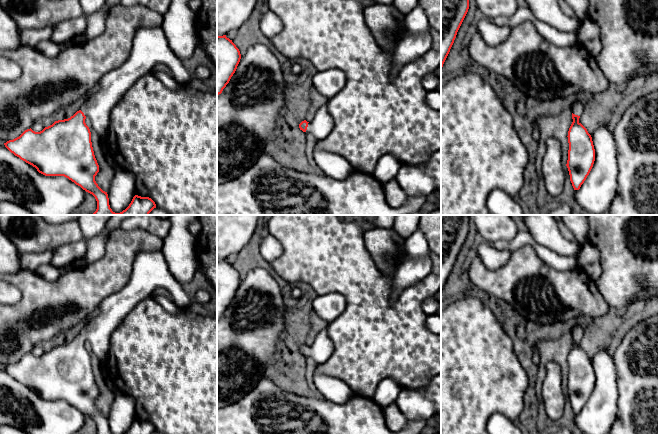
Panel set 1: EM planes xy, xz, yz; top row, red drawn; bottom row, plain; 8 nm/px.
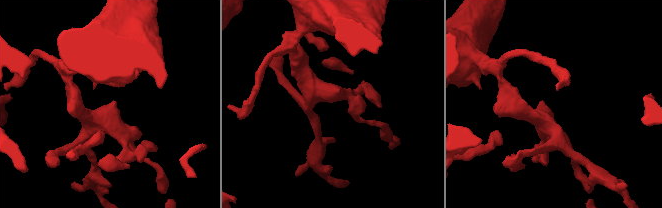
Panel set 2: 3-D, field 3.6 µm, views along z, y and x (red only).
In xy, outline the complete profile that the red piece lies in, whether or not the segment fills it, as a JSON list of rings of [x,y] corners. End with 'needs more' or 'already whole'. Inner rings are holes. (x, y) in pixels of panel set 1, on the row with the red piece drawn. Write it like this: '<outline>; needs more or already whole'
[[[161,26],[141,27],[134,34],[129,59],[119,68],[103,76],[99,81],[99,90],[87,98],[79,111],[68,119],[55,121],[40,132],[27,129],[19,137],[4,143],[5,147],[15,156],[35,167],[39,173],[45,176],[64,176],[92,194],[97,201],[97,209],[92,215],[149,215],[156,208],[155,202],[149,197],[138,195],[133,197],[129,206],[122,212],[112,211],[107,192],[103,191],[95,181],[99,165],[92,147],[91,132],[85,119],[88,118],[91,121],[91,127],[103,140],[107,135],[113,106],[141,76],[151,72],[156,65],[167,66],[178,83],[182,85],[190,83],[190,73],[171,50]]]; needs more

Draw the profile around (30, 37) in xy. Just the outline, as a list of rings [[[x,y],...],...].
[[[53,25],[44,26],[41,29],[26,29],[20,31],[22,45],[35,47],[40,41],[51,40],[54,27]]]

